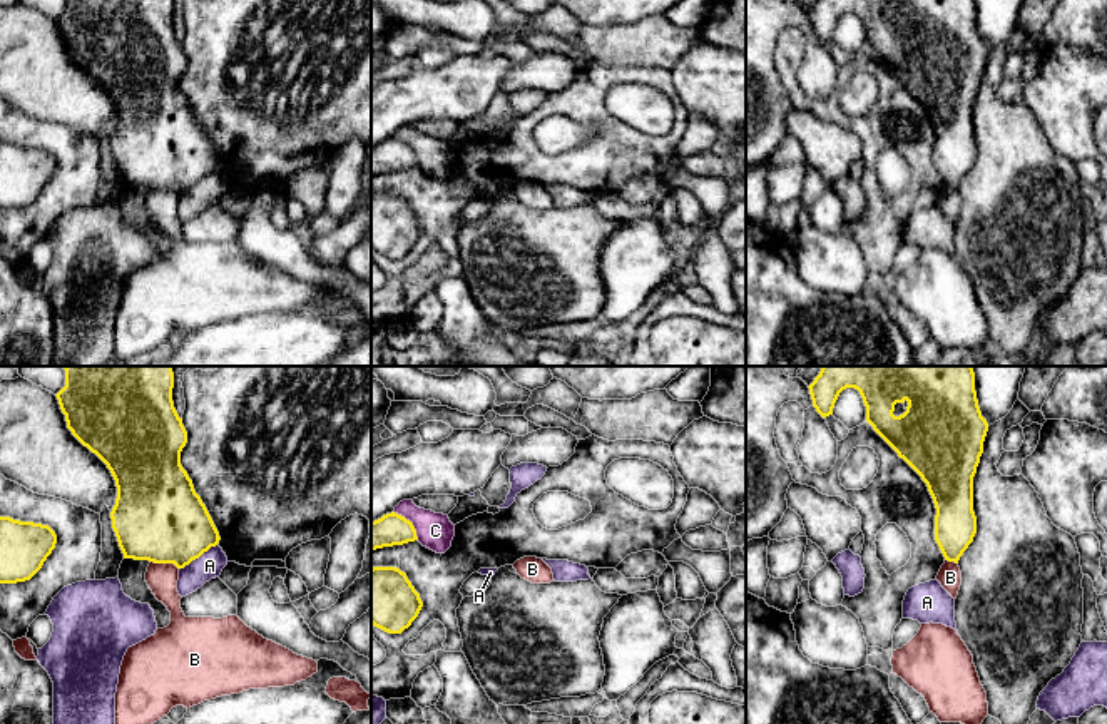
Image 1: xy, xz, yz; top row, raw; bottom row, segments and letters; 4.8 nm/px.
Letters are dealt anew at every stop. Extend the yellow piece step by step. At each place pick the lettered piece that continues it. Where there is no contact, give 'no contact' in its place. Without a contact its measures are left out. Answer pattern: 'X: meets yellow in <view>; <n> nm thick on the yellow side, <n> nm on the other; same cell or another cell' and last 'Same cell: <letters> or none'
A: meets yellow in xy; 420 nm thick on the yellow side, 130 nm on the other; another cell
B: meets yellow in xy; 440 nm thick on the yellow side, 140 nm on the other; another cell
C: meets yellow in xz; 160 nm thick on the yellow side, 170 nm on the other; another cell
Same cell: none

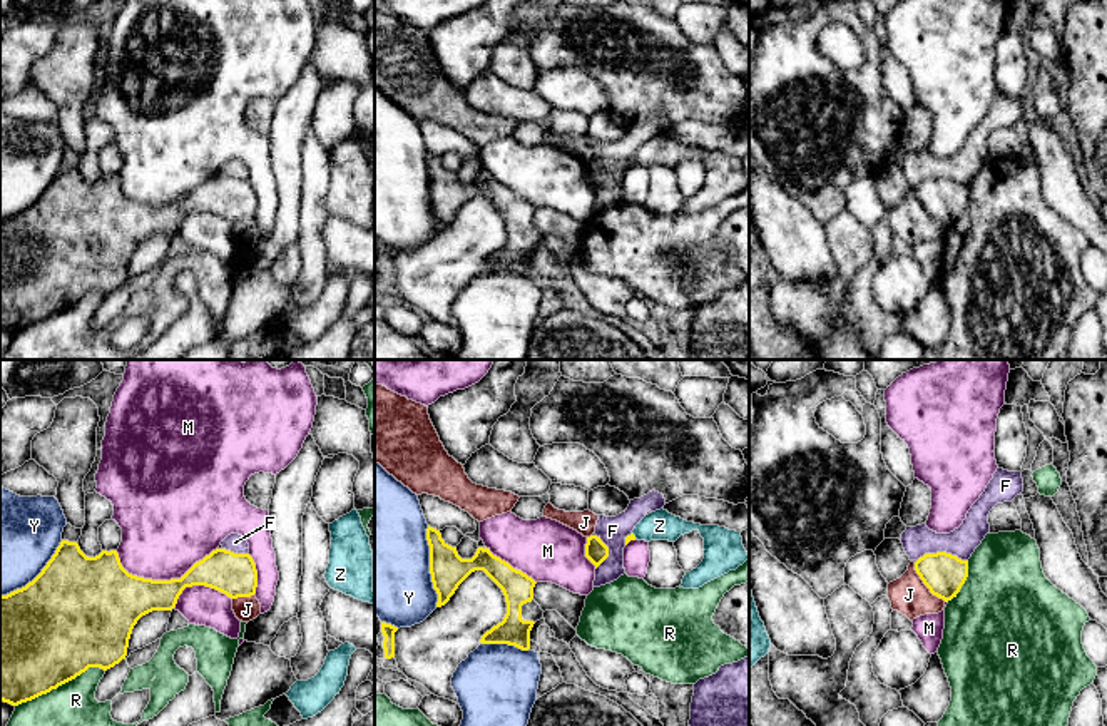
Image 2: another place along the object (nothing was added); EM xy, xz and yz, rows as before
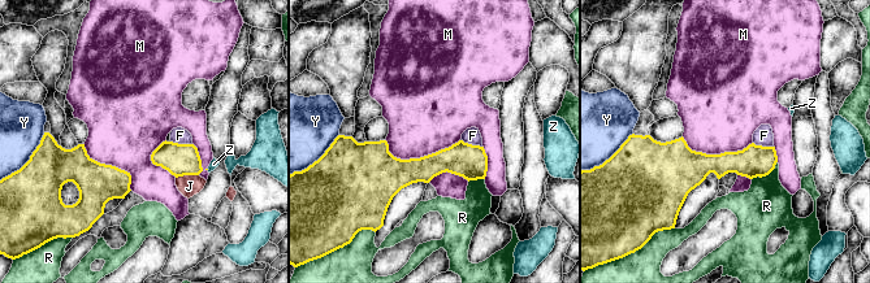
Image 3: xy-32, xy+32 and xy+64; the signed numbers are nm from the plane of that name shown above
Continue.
F: meets yellow in yz; 200 nm thick on the yellow side, 140 nm on the other; another cell
J: meets yellow in yz; 200 nm thick on the yellow side, 180 nm on the other; another cell
M: meets yellow in xy; 300 nm thick on the yellow side, 440 nm on the other; another cell
R: meets yellow in xy; 500 nm thick on the yellow side, 420 nm on the other; another cell
Y: meets yellow in xz; 170 nm thick on the yellow side, 500 nm on the other; another cell
Z: meets yellow in xz; 30 nm thick on the yellow side, 140 nm on the other; same cell
Same cell: Z

